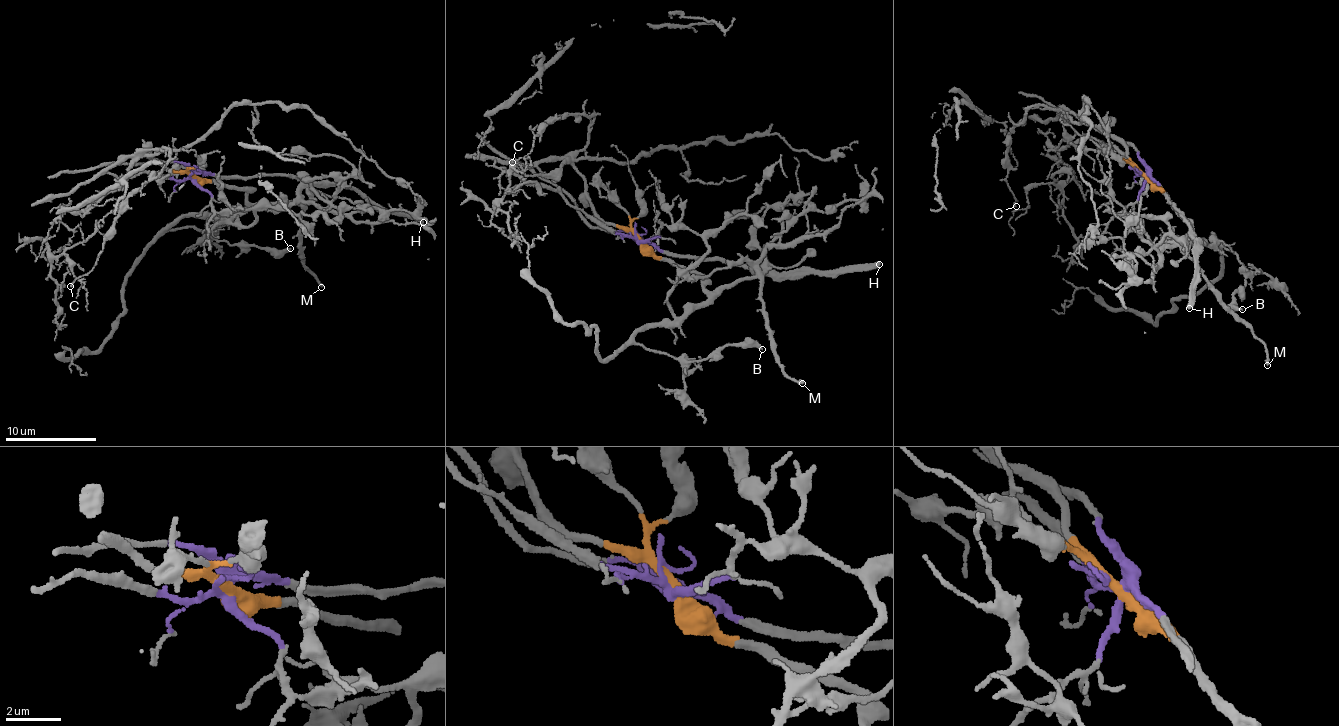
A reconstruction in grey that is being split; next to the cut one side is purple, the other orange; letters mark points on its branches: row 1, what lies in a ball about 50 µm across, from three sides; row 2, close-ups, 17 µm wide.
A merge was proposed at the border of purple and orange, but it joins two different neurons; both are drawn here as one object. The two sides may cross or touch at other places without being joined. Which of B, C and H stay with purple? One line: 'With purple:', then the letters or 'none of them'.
With purple: H

